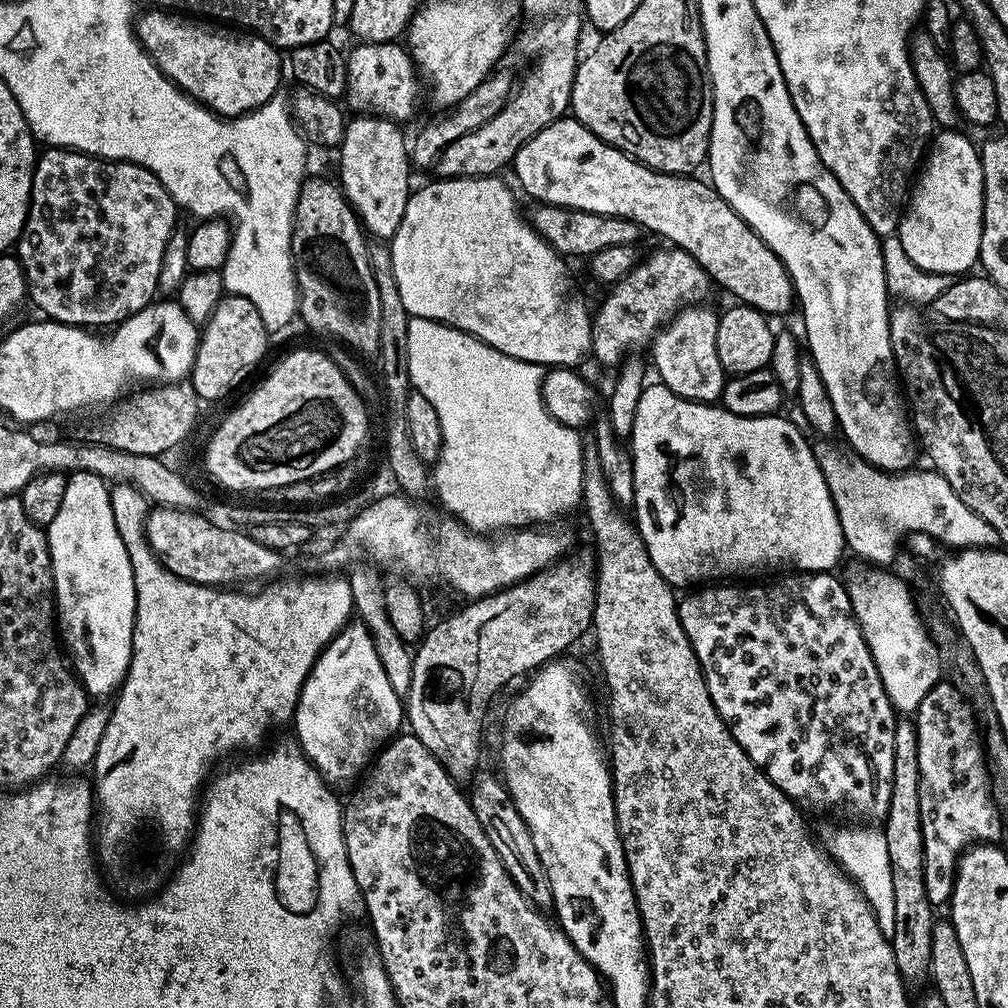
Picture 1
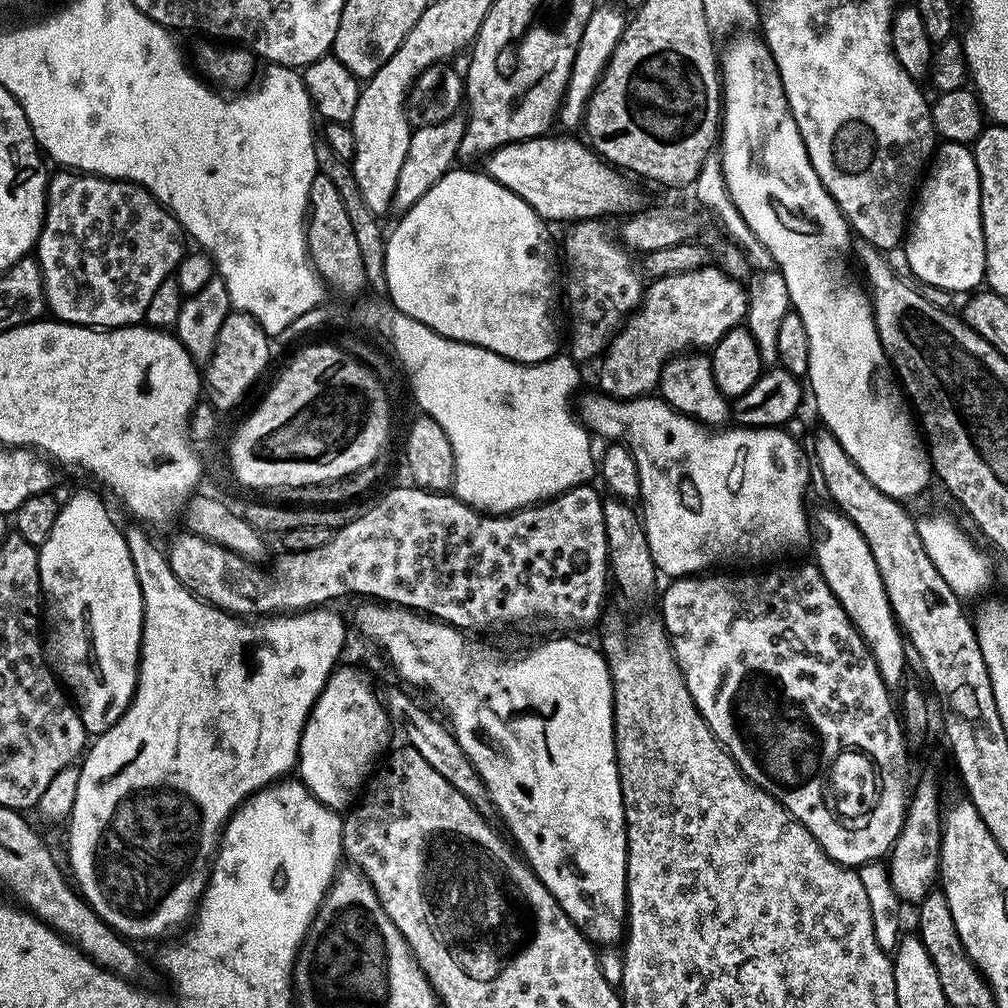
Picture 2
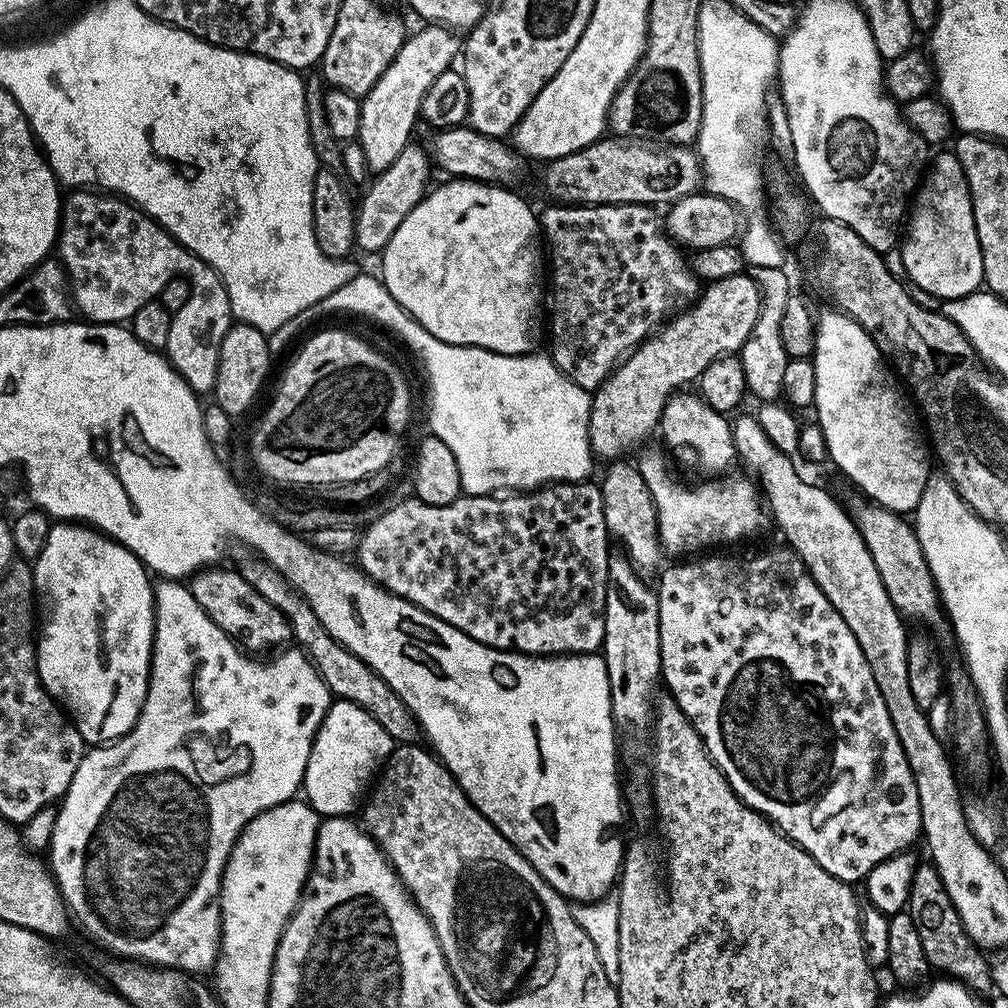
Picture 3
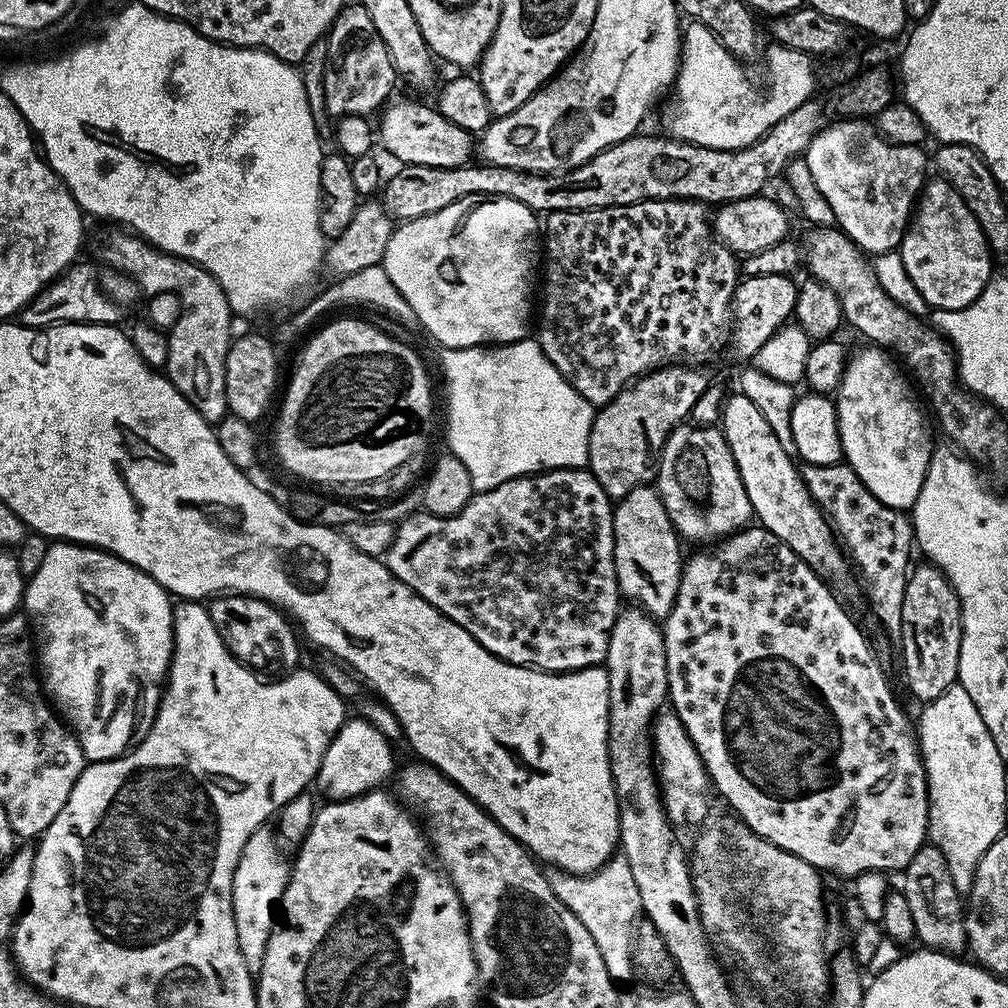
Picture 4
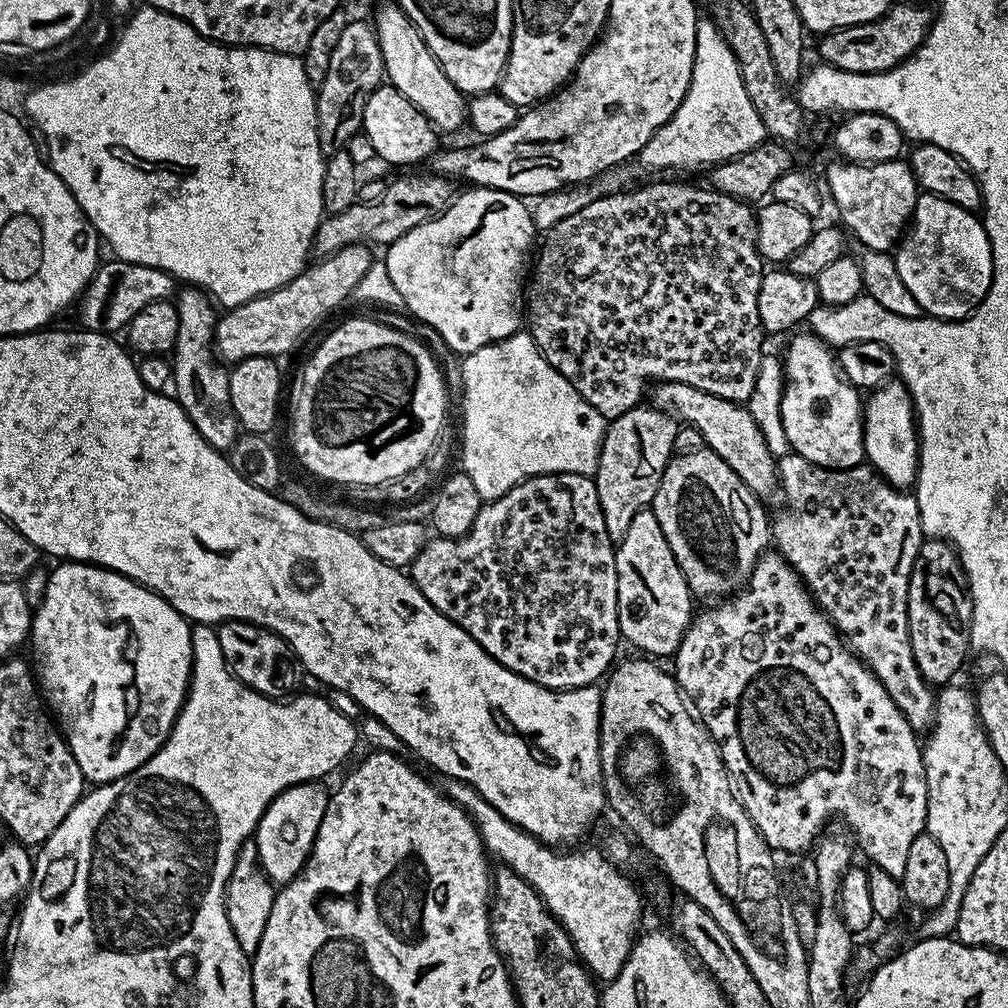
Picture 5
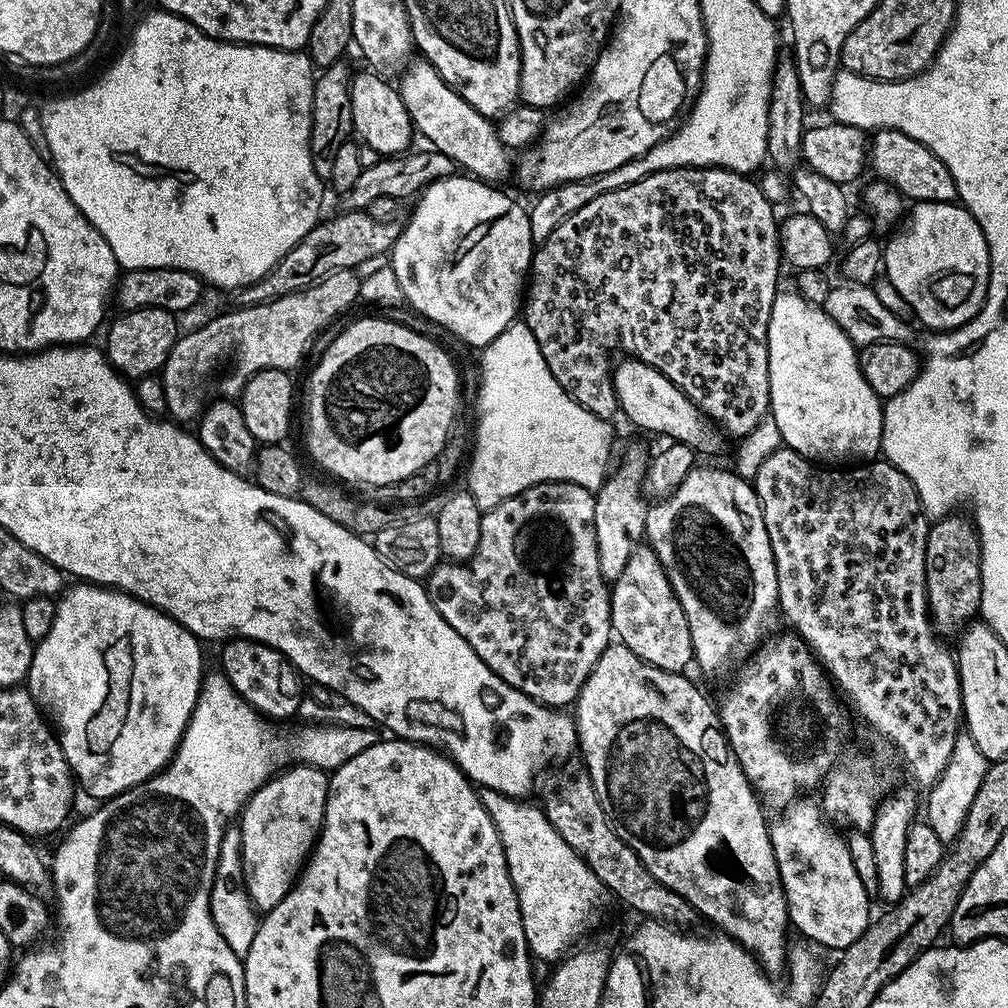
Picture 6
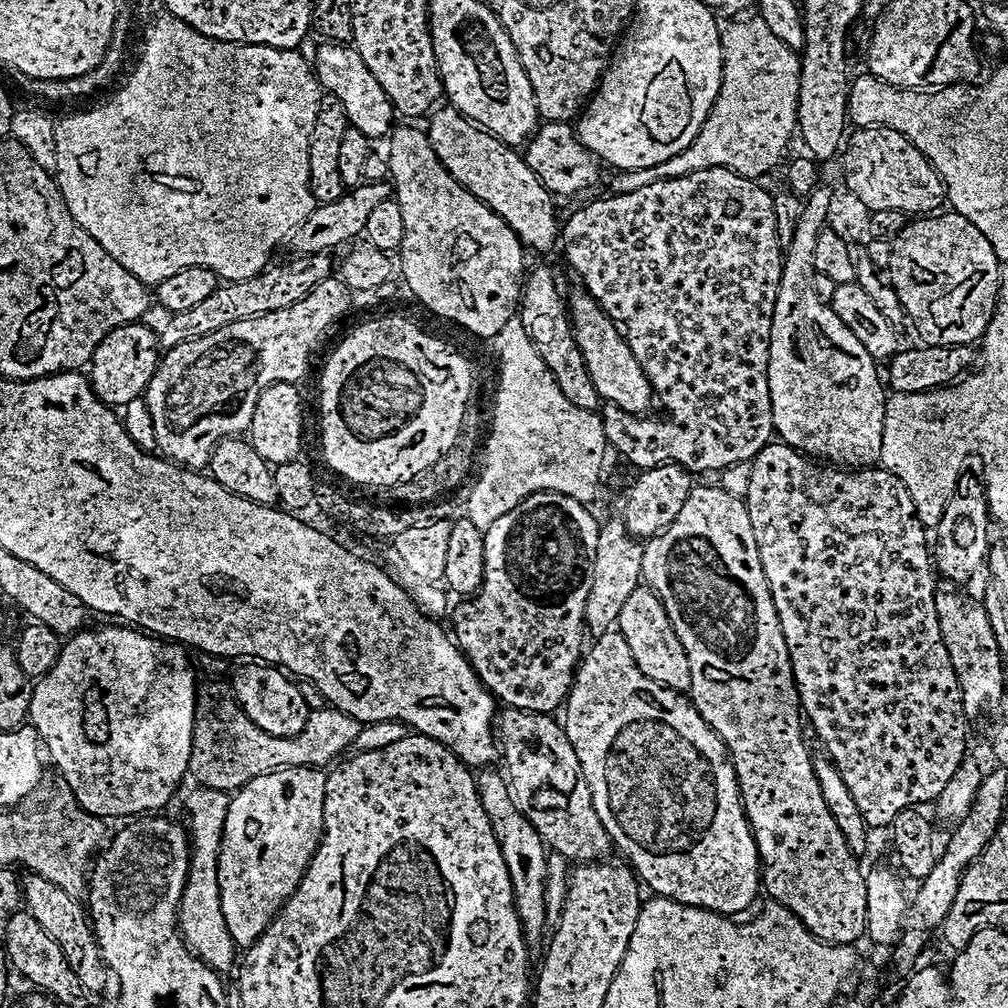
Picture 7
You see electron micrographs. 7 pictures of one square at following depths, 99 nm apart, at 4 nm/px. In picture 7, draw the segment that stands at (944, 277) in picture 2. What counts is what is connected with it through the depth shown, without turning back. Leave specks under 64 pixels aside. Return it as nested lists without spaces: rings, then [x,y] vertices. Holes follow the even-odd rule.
[[[944,210],[939,214],[924,214],[907,221],[904,229],[891,239],[892,253],[888,270],[893,278],[893,288],[901,300],[910,324],[916,327],[925,345],[930,344],[970,344],[981,339],[996,309],[996,299],[1000,293],[1000,259],[994,254],[994,246],[965,216],[954,210]]]

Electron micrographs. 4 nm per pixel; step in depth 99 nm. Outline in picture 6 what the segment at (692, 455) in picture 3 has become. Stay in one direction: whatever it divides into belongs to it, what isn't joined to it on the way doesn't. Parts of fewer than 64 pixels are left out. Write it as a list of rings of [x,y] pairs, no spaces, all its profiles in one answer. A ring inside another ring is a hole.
[[[693,467],[692,472],[686,474],[686,478],[682,478],[682,482],[674,489],[671,496],[653,503],[649,507],[648,517],[644,523],[644,534],[647,547],[652,548],[658,562],[662,562],[662,566],[666,570],[666,578],[686,614],[695,663],[697,665],[700,663],[700,668],[704,672],[720,672],[731,662],[732,652],[749,651],[748,653],[751,653],[769,635],[769,633],[767,634],[768,623],[771,622],[772,615],[775,617],[778,612],[778,578],[774,566],[774,554],[770,550],[770,534],[766,534],[766,522],[762,518],[762,506],[760,499],[756,497],[755,487],[747,479],[738,476],[735,471],[728,468],[727,472],[724,468],[700,467]]]

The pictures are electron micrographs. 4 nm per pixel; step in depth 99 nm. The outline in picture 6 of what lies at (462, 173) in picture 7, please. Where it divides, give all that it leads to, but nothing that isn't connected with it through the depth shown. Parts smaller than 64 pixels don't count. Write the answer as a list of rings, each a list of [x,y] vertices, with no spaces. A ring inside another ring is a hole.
[[[416,58],[409,63],[406,71],[399,77],[398,87],[400,89],[400,97],[406,106],[406,110],[412,119],[413,129],[417,133],[420,132],[429,140],[431,147],[435,151],[446,154],[446,158],[450,158],[453,165],[457,169],[463,170],[467,175],[485,182],[500,182],[504,175],[509,175],[510,160],[508,164],[509,149],[506,148],[496,133],[497,125],[493,123],[487,116],[483,116],[478,110],[474,110],[474,106],[470,106],[470,102],[463,100],[453,88],[449,86],[443,78],[438,74],[438,70],[429,60]]]

